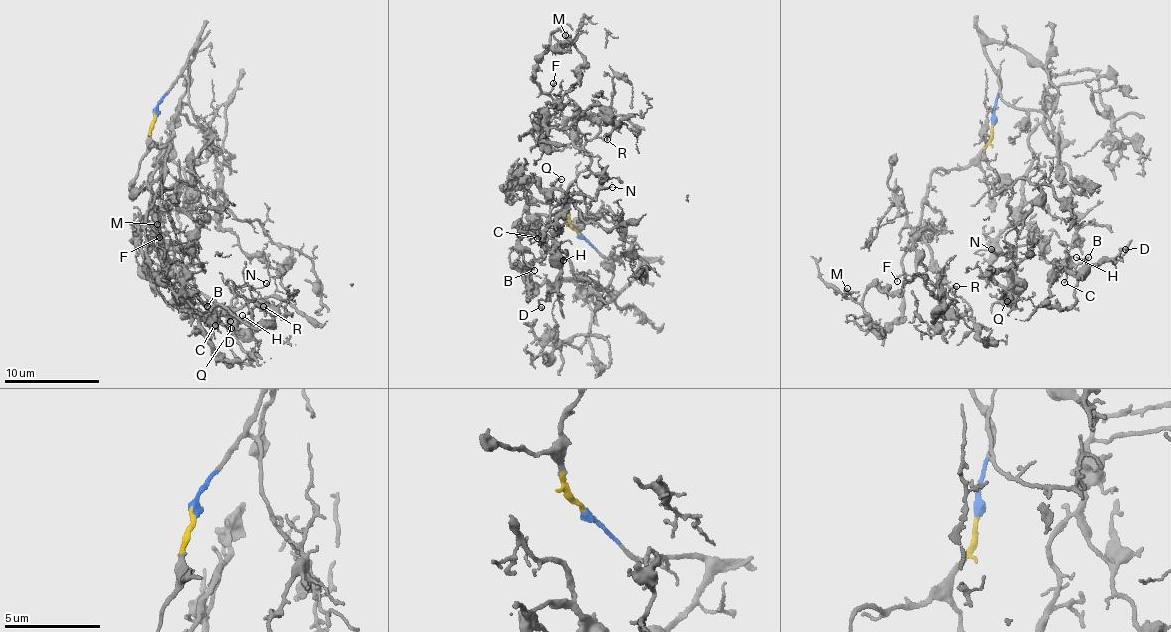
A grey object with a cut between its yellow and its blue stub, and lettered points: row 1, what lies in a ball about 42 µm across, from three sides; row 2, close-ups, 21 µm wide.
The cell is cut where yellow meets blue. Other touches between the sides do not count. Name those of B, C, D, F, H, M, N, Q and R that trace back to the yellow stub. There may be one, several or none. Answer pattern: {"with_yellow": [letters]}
{"with_yellow": ["F", "M", "R"]}

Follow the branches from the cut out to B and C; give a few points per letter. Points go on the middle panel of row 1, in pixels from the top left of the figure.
B: (579, 233), (606, 258), (635, 258), (635, 280), (595, 303), (531, 220), (519, 243), (533, 270)
C: (579, 233), (606, 258), (635, 258), (635, 280), (595, 303), (531, 220), (523, 226), (552, 243), (538, 237)

